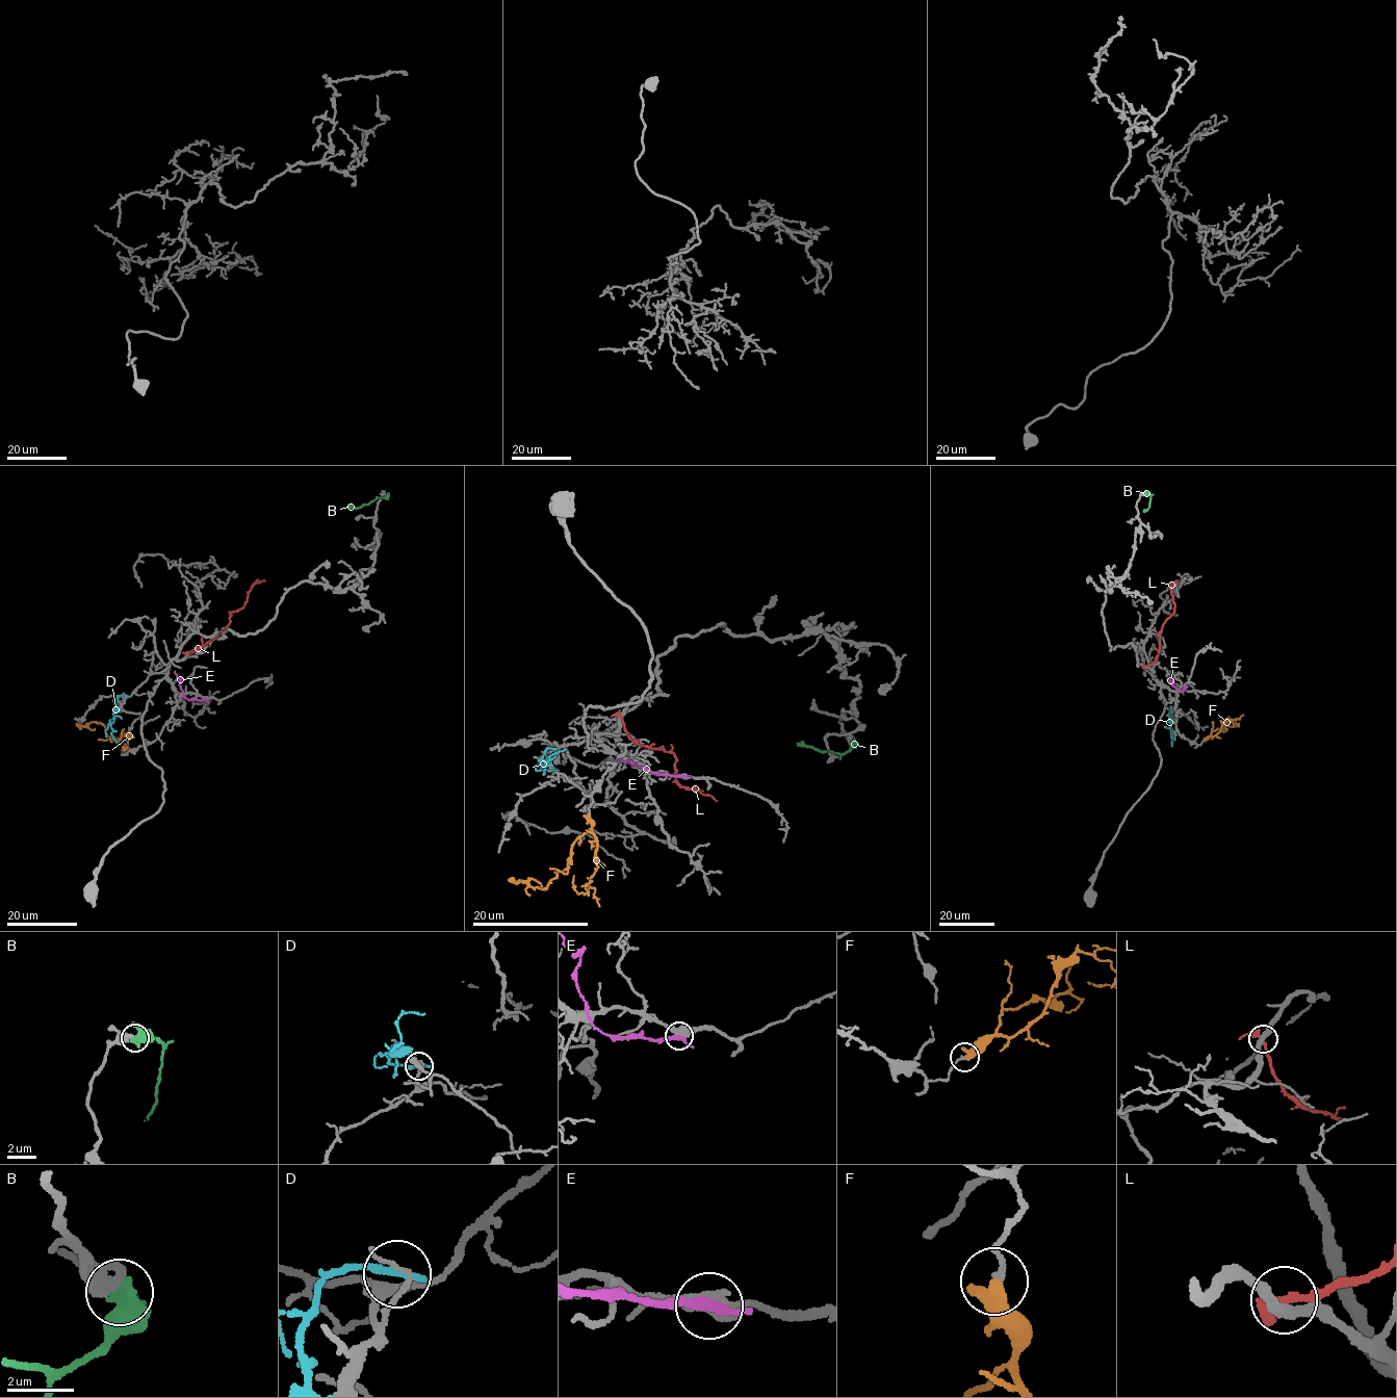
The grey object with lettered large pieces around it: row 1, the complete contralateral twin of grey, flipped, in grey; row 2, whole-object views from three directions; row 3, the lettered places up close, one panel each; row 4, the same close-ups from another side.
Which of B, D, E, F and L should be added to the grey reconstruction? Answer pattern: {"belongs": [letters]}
{"belongs": ["B"]}

